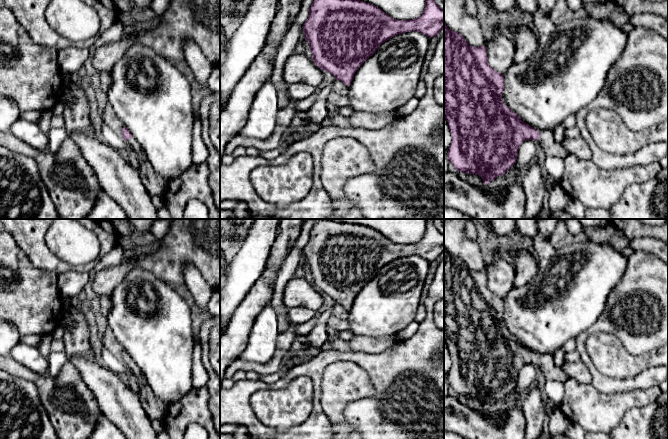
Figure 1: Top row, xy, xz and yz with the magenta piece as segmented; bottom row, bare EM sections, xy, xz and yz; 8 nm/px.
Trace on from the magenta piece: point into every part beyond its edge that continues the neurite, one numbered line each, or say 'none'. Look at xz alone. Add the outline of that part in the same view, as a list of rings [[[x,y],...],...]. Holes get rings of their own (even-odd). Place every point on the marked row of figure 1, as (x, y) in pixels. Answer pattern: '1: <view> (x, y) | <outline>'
none

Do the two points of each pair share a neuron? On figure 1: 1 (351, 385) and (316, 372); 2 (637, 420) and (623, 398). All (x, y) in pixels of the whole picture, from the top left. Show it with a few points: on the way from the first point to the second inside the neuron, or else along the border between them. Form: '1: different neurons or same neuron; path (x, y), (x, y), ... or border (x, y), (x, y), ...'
1: different neurons; border (341, 360), (332, 362), (324, 370), (320, 397)
2: different neurons; border (652, 402), (640, 407), (630, 408), (615, 427)

